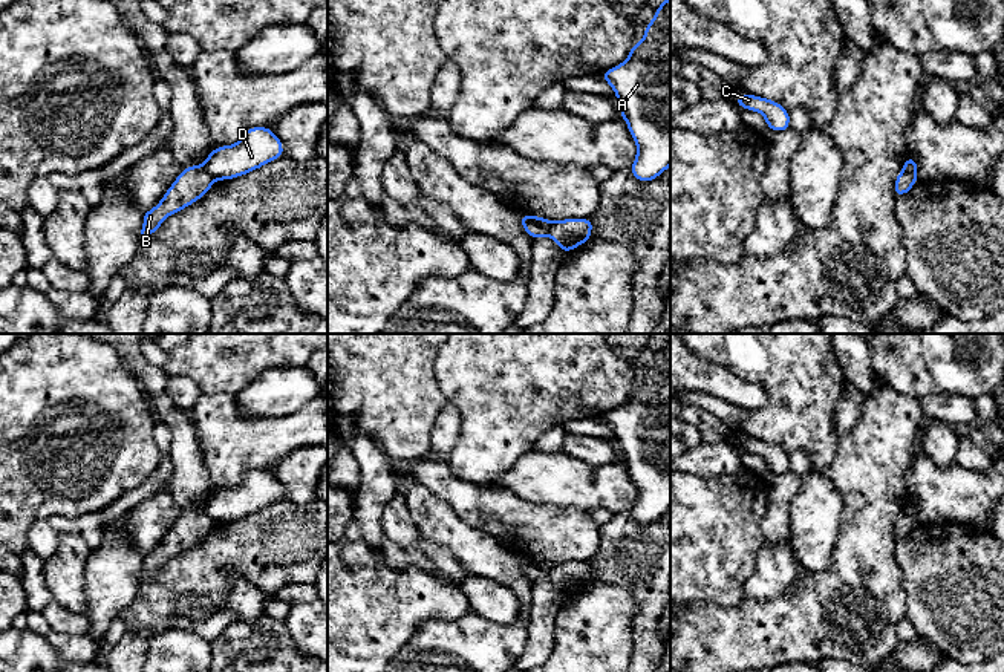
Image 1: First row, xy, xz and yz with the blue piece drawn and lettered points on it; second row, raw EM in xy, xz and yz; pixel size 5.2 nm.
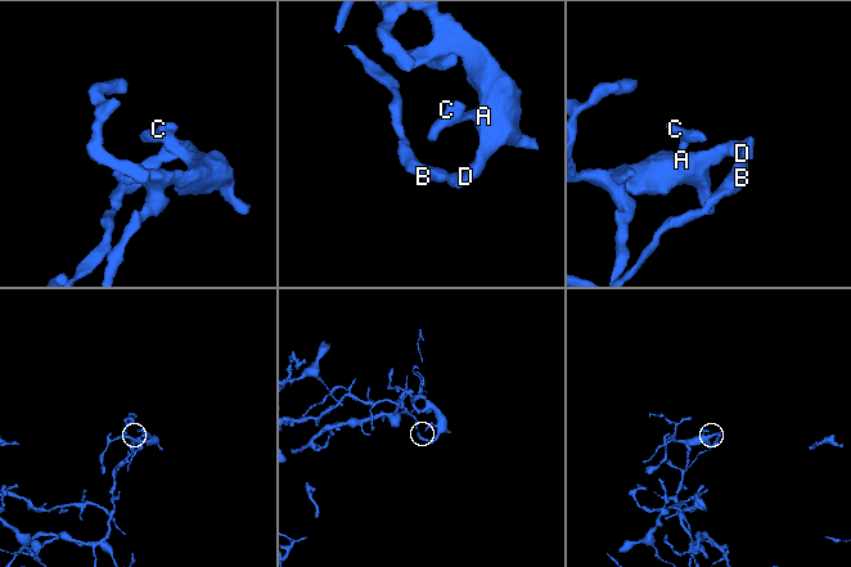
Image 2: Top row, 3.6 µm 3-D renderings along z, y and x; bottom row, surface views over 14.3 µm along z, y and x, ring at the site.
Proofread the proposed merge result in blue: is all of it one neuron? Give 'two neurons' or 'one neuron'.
two neurons

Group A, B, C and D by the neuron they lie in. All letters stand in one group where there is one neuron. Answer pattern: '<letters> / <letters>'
A C D / B

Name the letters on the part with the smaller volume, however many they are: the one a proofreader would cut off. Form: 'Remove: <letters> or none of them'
Remove: A, C, D

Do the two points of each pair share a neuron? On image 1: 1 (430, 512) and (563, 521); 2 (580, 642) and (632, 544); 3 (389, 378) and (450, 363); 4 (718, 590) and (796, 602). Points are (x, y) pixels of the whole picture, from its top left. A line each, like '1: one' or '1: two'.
1: two
2: two
3: two
4: two

